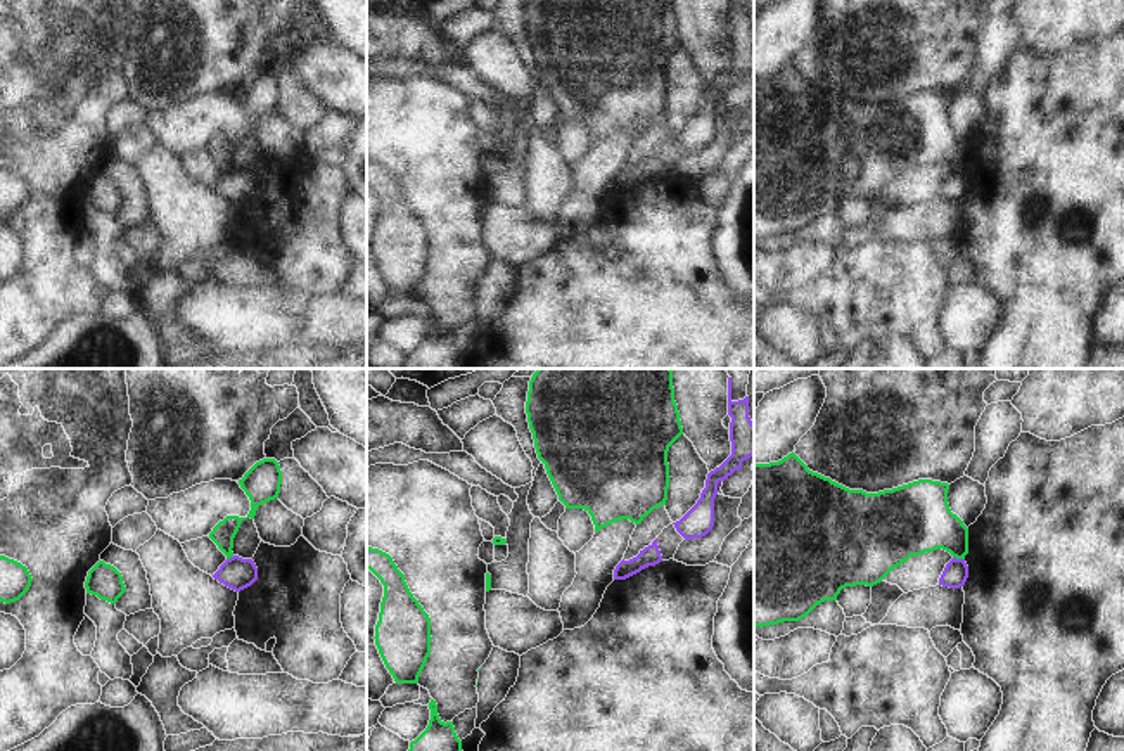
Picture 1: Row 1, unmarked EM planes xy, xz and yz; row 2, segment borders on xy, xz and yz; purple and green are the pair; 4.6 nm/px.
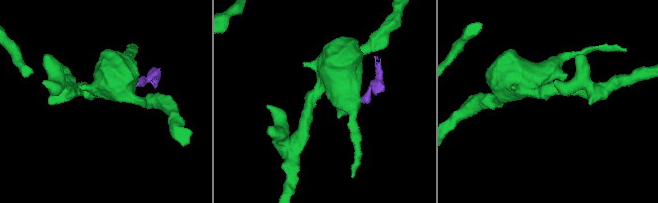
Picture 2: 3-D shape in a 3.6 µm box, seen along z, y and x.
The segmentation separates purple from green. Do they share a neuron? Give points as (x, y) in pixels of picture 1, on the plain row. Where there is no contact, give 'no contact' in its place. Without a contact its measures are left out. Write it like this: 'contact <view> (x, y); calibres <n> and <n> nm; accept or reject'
contact yz (958, 172); calibres 120 and 300 nm; reject

